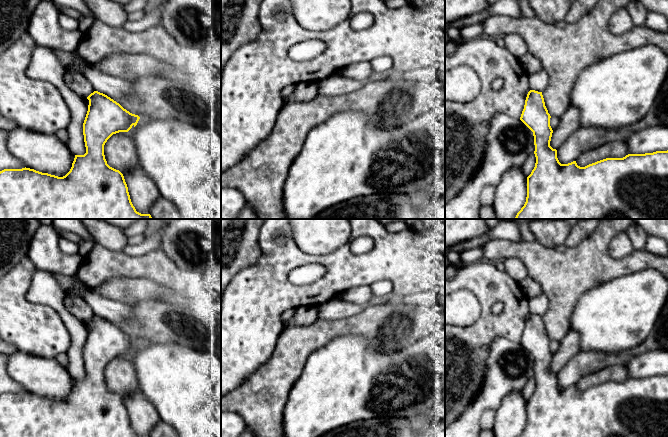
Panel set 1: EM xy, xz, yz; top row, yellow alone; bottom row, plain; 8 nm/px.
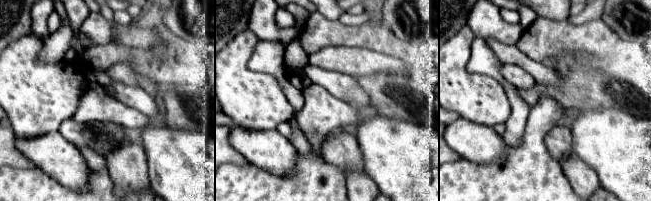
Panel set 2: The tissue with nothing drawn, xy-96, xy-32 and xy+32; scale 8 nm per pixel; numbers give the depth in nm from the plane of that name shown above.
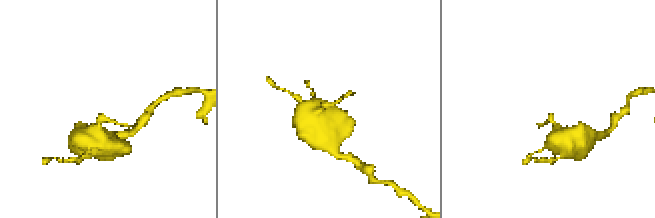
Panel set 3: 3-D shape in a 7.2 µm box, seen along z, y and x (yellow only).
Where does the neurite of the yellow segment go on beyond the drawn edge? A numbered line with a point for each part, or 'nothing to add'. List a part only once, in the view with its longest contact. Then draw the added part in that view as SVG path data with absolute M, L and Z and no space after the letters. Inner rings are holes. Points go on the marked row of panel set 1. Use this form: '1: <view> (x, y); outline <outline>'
nothing to add

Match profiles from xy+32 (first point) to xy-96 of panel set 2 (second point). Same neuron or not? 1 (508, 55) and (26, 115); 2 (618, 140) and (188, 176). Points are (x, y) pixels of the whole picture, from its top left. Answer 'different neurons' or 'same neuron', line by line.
1: different neurons
2: same neuron

